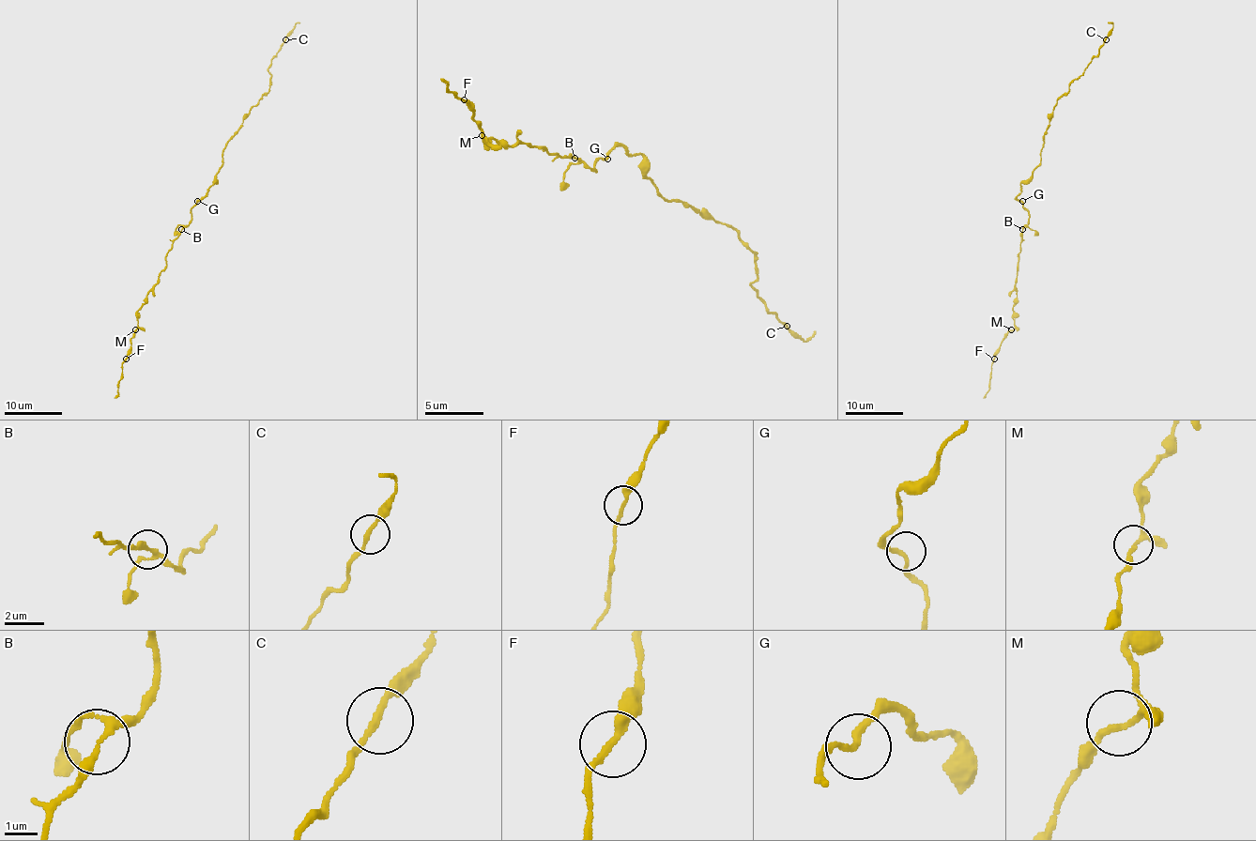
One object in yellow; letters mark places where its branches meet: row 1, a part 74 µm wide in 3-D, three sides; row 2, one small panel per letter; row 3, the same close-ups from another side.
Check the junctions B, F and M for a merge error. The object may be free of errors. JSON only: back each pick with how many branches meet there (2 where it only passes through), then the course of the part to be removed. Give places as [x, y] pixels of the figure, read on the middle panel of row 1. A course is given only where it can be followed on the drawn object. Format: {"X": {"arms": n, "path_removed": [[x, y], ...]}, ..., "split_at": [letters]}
{"split_at": []}

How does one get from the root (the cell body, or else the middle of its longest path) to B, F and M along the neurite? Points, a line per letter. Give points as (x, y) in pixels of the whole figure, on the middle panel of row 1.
B: (617, 146), (596, 164), (596, 170), (575, 159)
F: (617, 146), (596, 170), (526, 144), (502, 146), (484, 138), (464, 99)
M: (617, 146), (593, 170), (558, 153), (526, 144), (502, 146), (494, 138), (487, 141), (482, 135)

